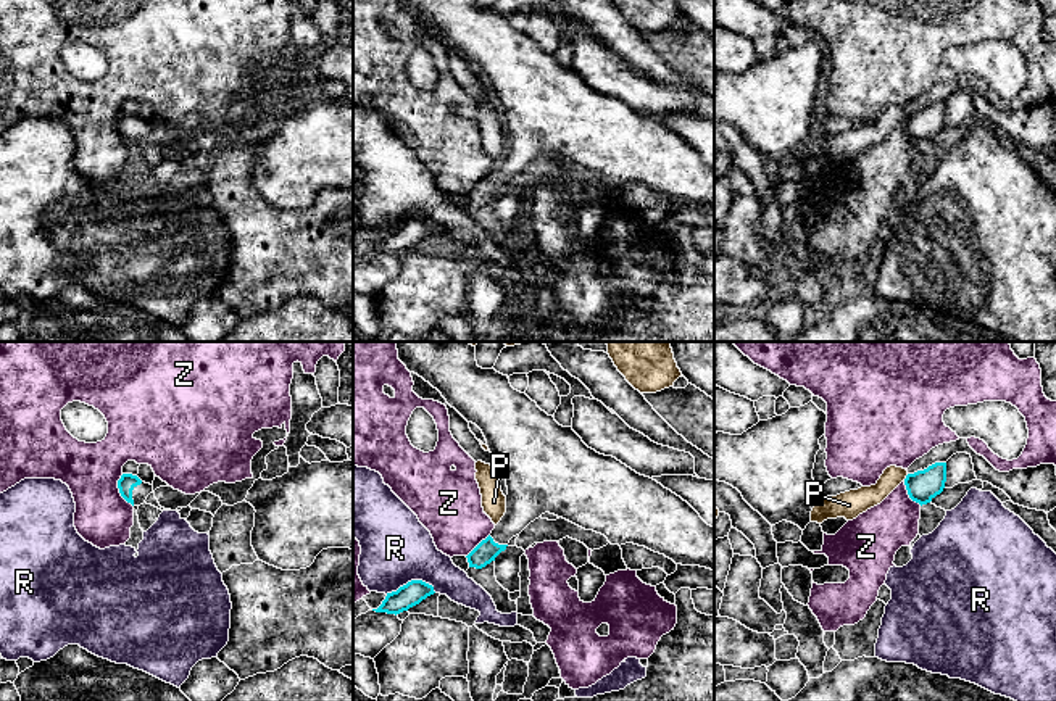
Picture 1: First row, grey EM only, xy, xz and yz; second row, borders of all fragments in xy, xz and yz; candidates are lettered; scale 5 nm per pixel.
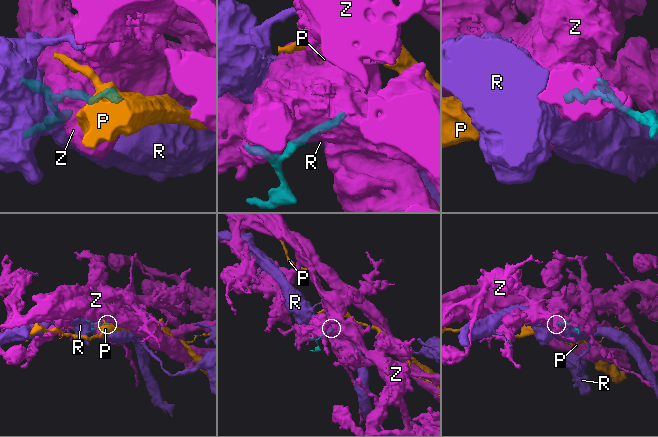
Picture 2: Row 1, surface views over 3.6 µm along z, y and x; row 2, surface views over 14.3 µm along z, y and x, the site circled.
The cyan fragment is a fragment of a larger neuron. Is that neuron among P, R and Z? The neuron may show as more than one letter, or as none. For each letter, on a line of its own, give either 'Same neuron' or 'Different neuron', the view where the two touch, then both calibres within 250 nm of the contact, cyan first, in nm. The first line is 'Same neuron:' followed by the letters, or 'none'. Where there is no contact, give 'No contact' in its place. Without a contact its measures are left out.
Same neuron: none
P: Different neuron. Touches cyan in yz. Thickness 160 nm (cyan) against 120 nm
R: Different neuron. Touches cyan in xz. Thickness 120 nm (cyan) against 360 nm
Z: Different neuron. Touches cyan in xy. Thickness 90 nm (cyan) against 280 nm

